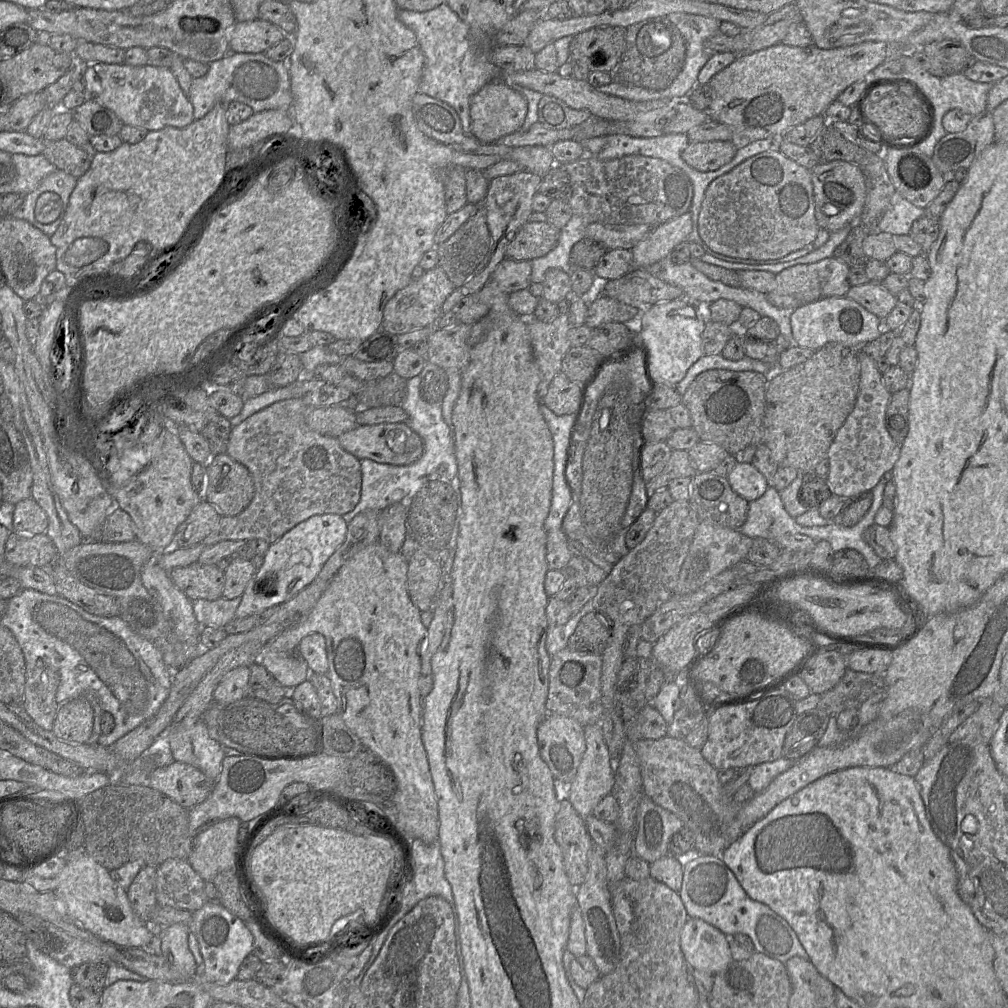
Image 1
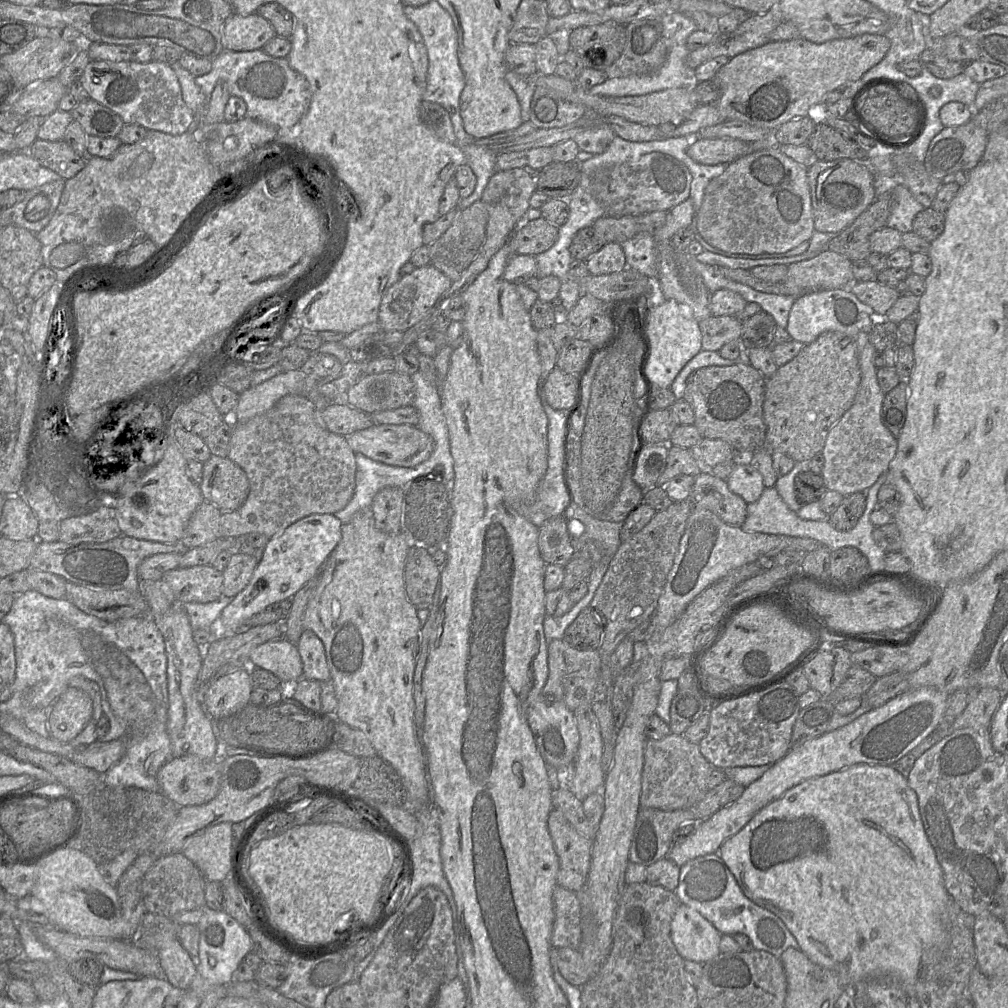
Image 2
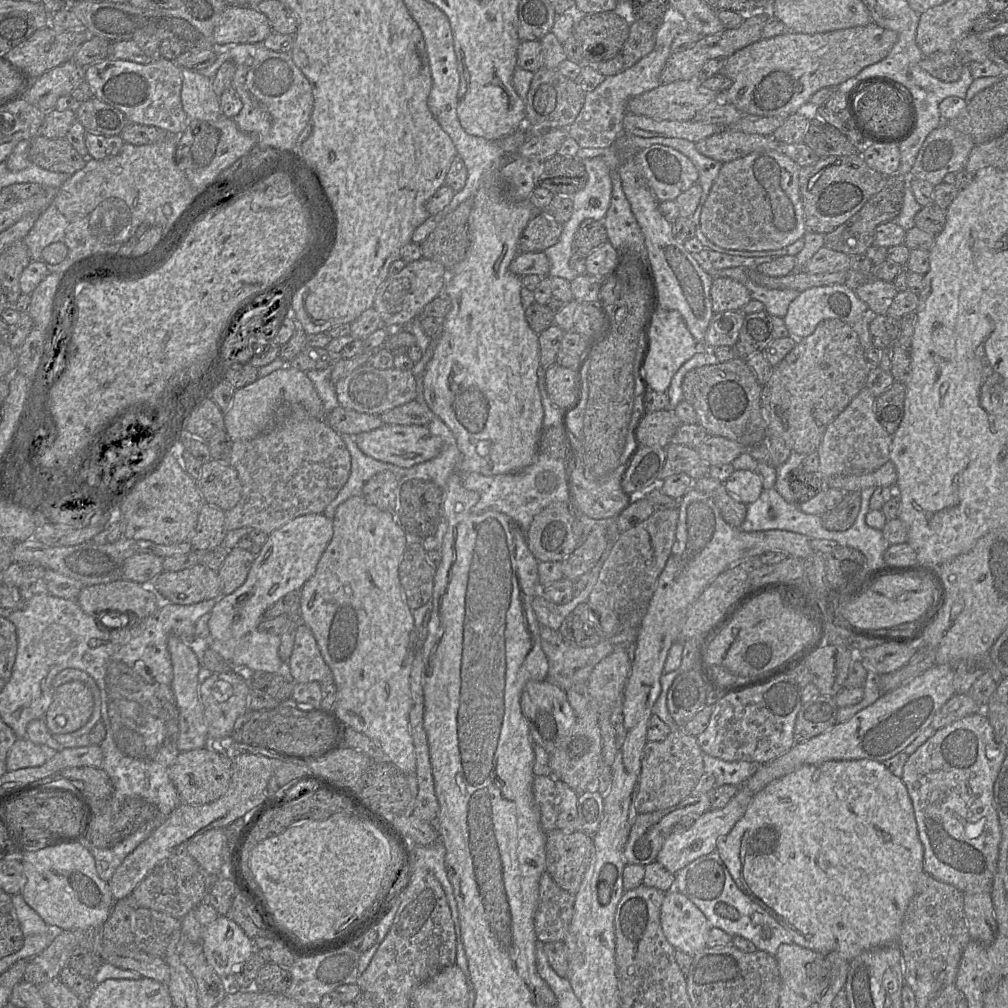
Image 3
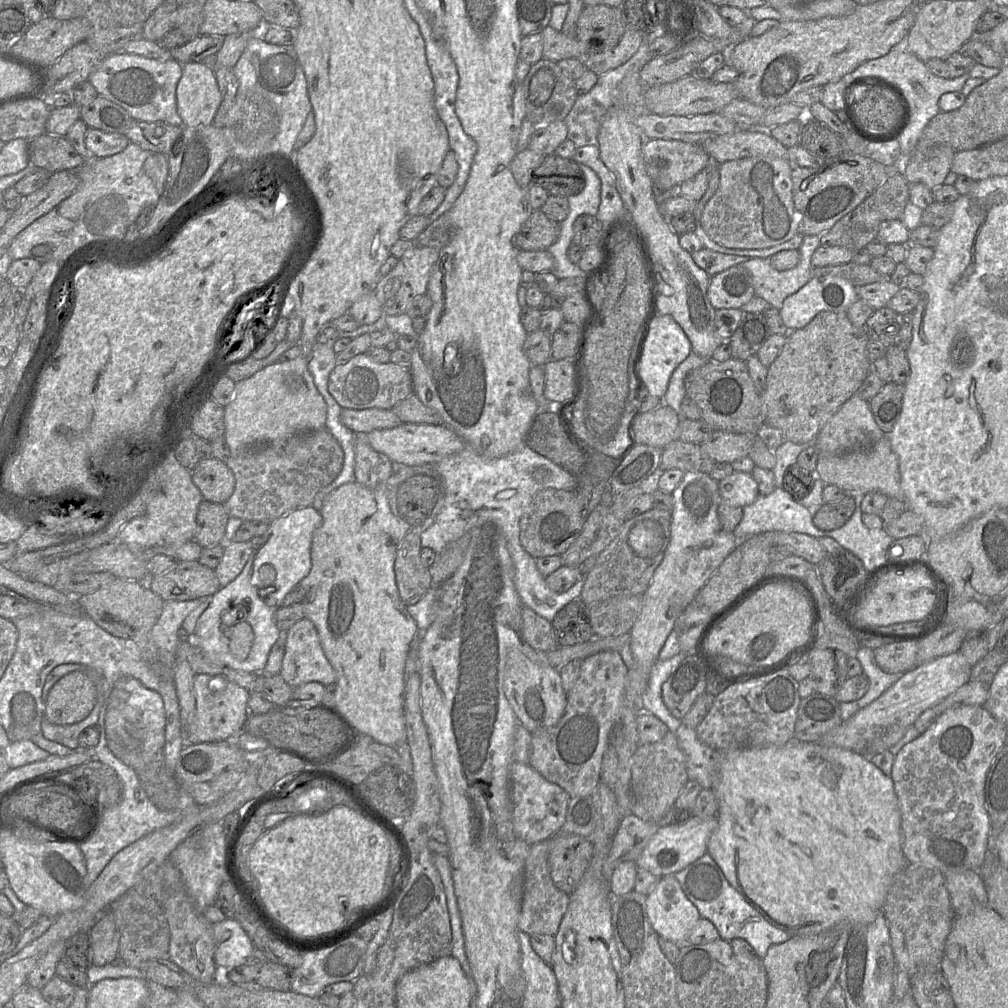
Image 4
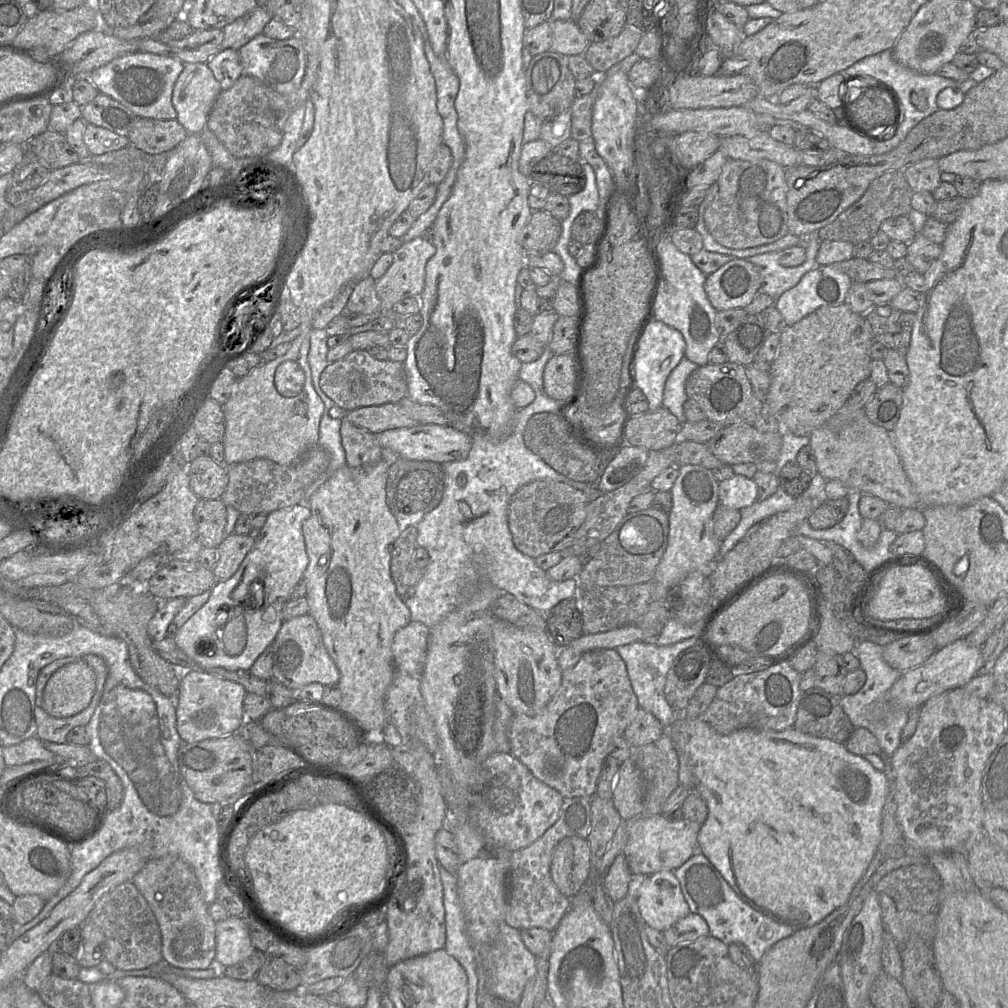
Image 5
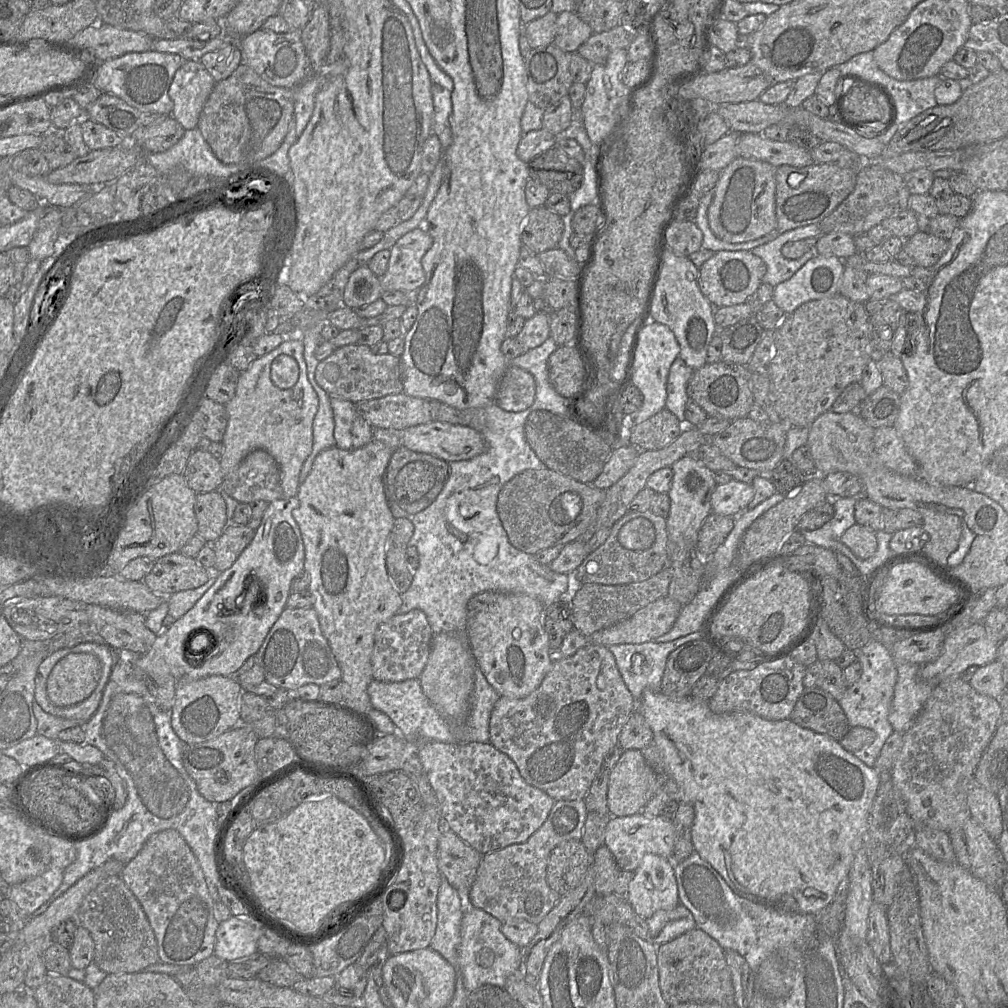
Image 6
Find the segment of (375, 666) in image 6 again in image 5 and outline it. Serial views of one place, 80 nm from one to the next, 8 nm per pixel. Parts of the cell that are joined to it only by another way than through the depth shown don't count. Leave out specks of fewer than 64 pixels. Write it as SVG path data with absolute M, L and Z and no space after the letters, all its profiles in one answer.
M411 621L399 629L392 644L394 668L421 677L426 663L428 641L429 628L419 621Z

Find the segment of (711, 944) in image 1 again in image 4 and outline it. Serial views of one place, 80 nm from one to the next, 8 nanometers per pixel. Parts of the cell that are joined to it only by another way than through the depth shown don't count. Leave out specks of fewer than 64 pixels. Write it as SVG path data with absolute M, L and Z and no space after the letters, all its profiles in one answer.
M674 875L661 877L656 887L647 894L646 910L659 937L679 948L688 941L691 930L701 918Z

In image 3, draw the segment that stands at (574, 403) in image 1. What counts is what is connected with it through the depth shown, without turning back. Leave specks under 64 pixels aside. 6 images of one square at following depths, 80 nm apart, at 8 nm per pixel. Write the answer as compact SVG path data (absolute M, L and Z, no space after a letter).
M557 363L545 370L545 387L551 402L559 408L568 406L574 399L574 370Z

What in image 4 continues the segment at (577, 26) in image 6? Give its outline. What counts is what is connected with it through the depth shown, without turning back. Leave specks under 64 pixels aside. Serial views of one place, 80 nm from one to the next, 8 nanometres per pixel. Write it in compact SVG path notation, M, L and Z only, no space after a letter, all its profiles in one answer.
M548 25L543 31L542 58L559 62L578 57L583 59L583 49L577 38L569 37L562 31L557 31Z

